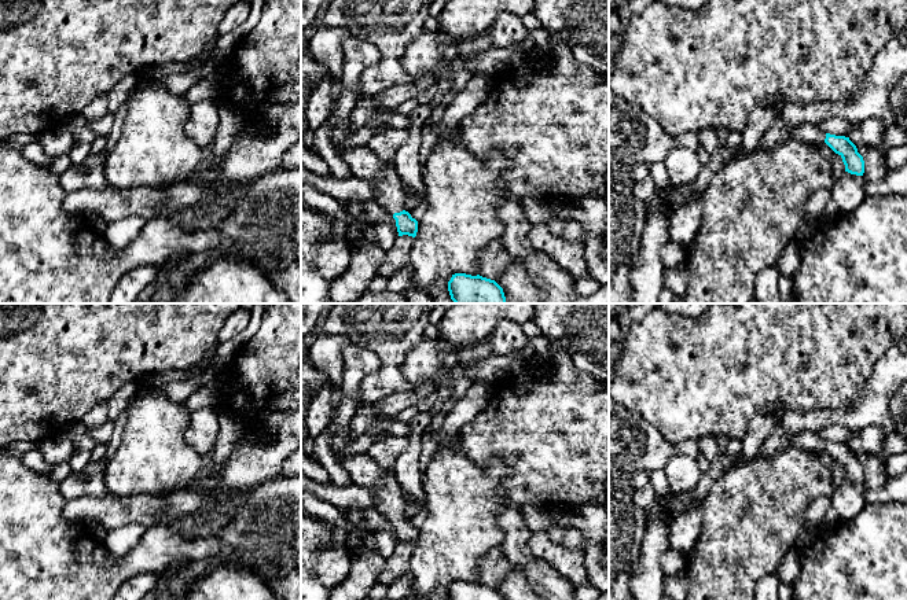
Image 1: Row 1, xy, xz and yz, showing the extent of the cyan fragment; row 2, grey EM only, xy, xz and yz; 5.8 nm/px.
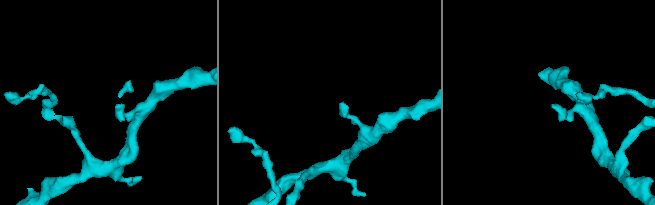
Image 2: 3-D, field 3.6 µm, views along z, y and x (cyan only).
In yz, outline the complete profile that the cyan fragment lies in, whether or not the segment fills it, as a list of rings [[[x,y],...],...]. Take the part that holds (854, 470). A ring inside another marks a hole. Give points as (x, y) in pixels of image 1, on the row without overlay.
[[[803,431],[790,438],[792,446],[805,449],[815,453],[826,450],[836,461],[842,465],[845,479],[856,483],[863,483],[864,468],[858,460],[856,453],[845,443],[825,441],[819,431]]]

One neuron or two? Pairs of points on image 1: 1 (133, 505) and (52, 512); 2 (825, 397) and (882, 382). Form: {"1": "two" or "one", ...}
{"1": "two", "2": "two"}

